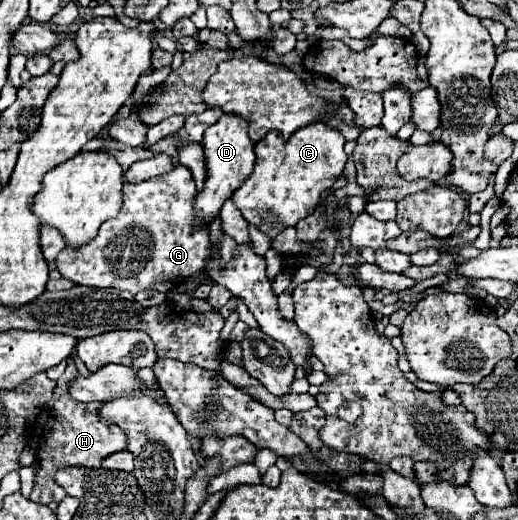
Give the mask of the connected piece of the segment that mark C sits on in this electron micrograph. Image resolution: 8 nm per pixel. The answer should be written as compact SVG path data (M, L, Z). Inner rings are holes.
M313 122L299 128L287 142L283 142L277 130L271 130L255 144L255 170L233 194L235 206L249 224L275 238L285 228L295 226L315 212L321 192L329 190L345 168L349 156L345 154L343 144L343 134L325 122Z

